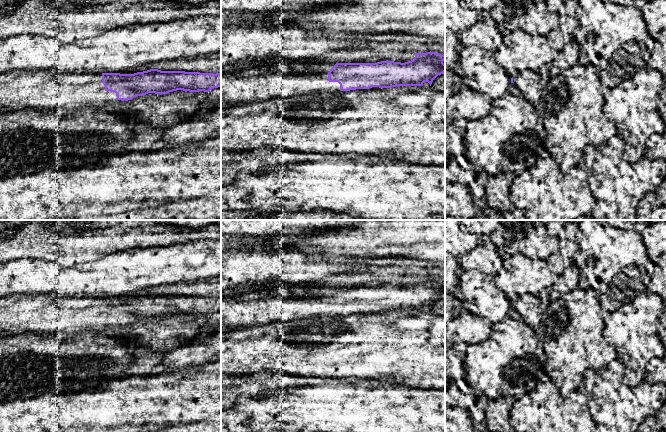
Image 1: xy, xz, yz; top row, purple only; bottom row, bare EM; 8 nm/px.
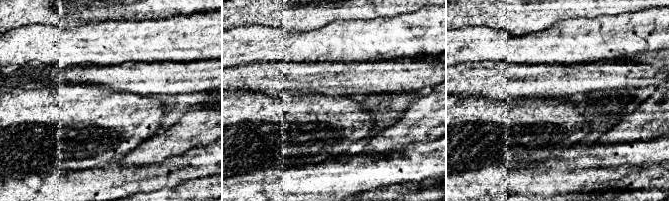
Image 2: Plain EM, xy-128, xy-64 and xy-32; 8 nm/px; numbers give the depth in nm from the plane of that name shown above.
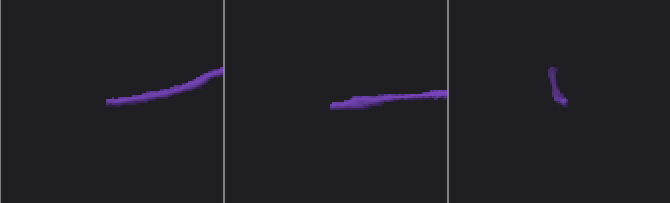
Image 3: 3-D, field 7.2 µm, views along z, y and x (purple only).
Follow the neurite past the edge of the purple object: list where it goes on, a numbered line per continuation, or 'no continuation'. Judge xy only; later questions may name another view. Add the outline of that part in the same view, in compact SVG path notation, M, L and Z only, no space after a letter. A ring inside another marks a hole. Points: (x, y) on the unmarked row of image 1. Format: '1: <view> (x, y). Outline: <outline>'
1: xy (42, 313). Outline: M13 294L0 298L0 335L20 335L25 332L64 332L69 335L87 328L112 326L116 322L115 316L105 314L102 297Z

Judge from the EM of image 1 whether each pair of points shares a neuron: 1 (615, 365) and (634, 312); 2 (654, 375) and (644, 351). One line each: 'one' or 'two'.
1: two
2: two

